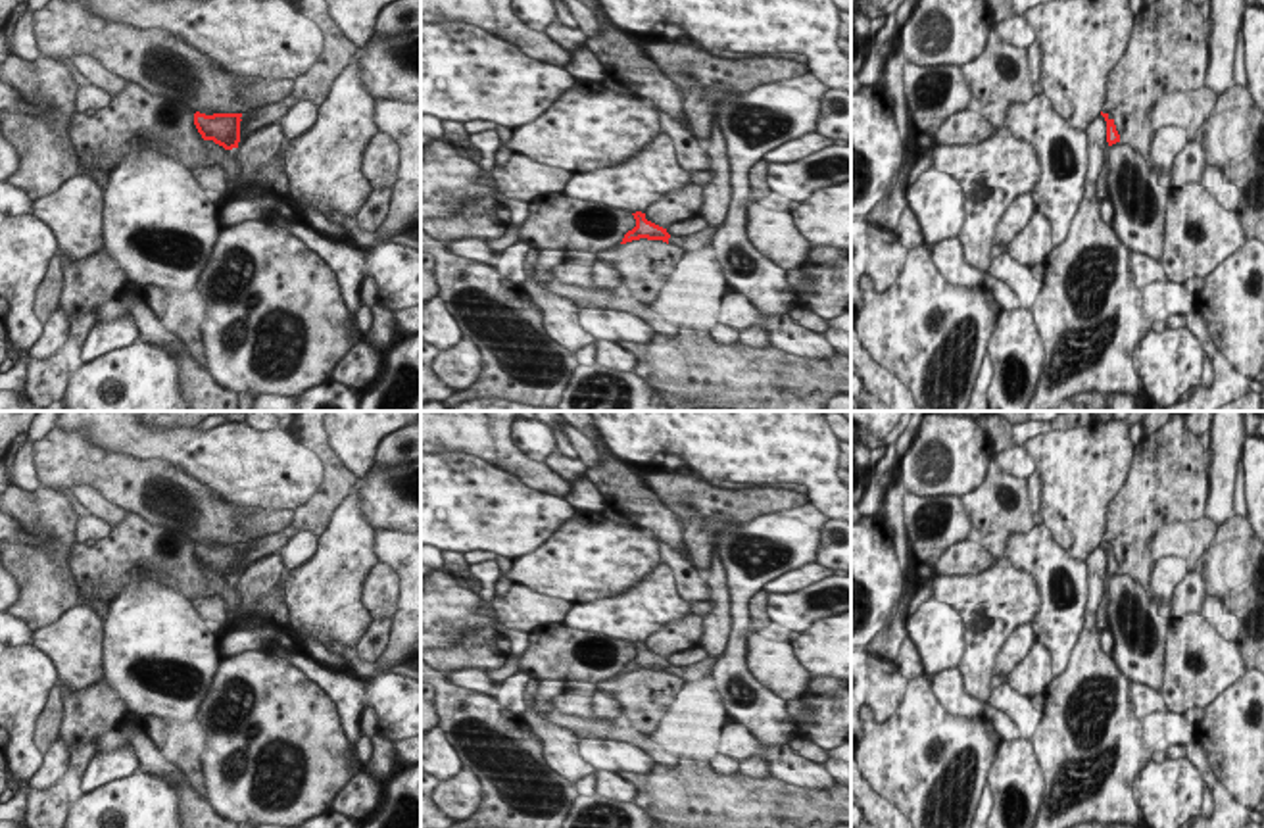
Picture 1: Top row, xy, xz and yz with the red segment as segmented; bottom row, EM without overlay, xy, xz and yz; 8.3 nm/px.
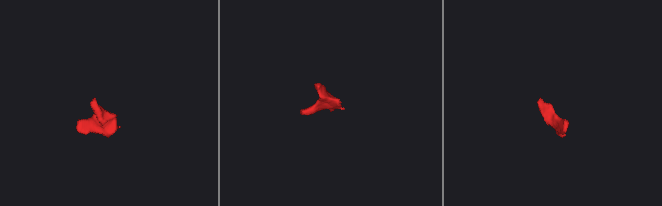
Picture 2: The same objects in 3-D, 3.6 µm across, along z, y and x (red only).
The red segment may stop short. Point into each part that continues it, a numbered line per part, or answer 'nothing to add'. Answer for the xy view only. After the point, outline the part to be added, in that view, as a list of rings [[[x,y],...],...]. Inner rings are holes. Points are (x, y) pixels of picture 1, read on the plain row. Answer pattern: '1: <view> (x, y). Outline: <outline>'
1: xy (306, 429). Outline: [[[298,411],[286,430],[290,438],[307,448],[323,465],[323,484],[313,496],[298,509],[288,526],[279,534],[259,538],[252,544],[242,544],[244,567],[280,553],[280,549],[298,534],[307,530],[319,538],[340,501],[355,486],[357,478],[338,461],[328,446],[328,438],[323,426],[325,411]]]

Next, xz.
1: xz (696, 671). Outline: [[[718,657],[717,659],[705,659],[705,661],[690,665],[690,667],[670,667],[668,674],[678,676],[684,682],[688,682],[688,680],[695,682],[701,676],[711,676],[711,670],[717,665],[717,661],[718,661]]]

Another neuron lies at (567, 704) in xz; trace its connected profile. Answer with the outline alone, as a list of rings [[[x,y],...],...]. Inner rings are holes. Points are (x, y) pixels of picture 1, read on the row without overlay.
[[[563,692],[561,695],[555,695],[551,699],[551,707],[553,707],[553,711],[557,711],[561,715],[578,717],[578,718],[584,718],[584,720],[590,720],[590,722],[615,724],[615,722],[599,718],[592,711],[592,701],[586,695]]]

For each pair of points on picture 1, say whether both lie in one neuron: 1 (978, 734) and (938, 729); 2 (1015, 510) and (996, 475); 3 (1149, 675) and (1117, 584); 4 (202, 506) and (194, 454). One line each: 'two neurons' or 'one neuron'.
1: one neuron
2: one neuron
3: one neuron
4: two neurons

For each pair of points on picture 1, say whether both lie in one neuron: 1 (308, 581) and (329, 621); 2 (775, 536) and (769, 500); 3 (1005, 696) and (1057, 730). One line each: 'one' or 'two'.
1: one
2: two
3: two

